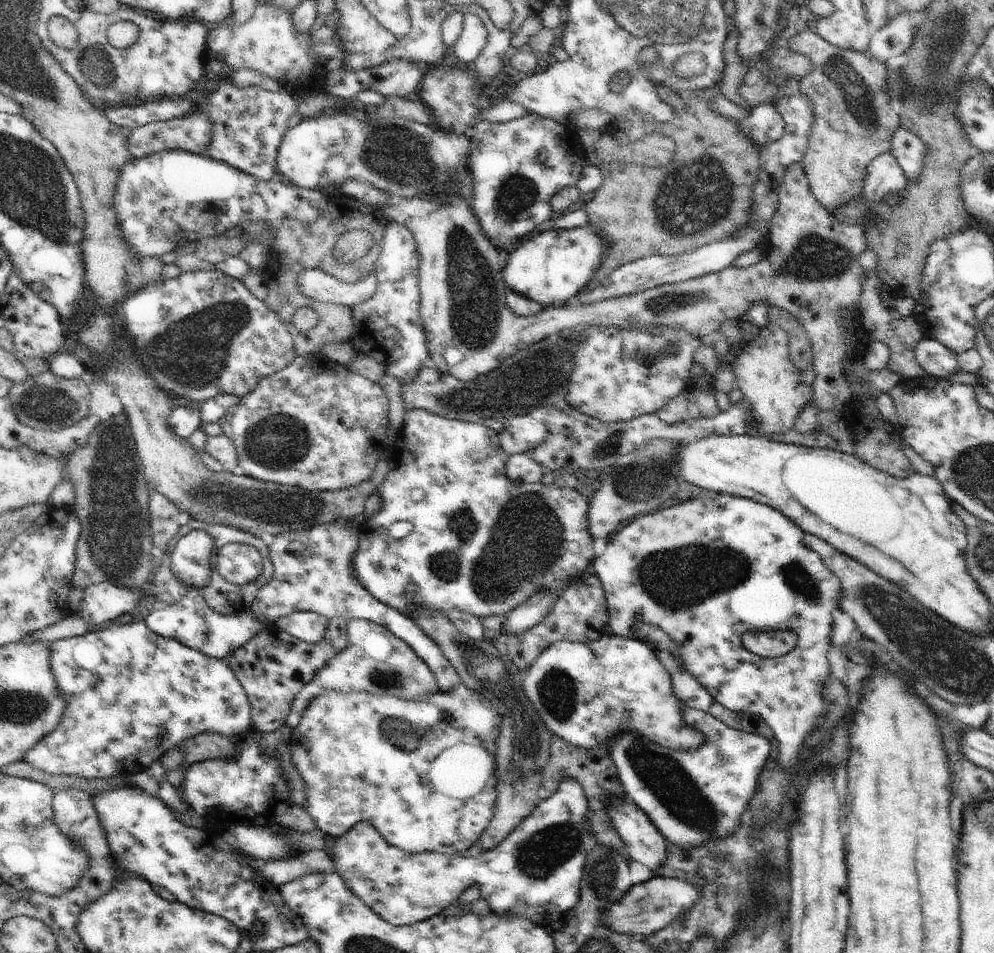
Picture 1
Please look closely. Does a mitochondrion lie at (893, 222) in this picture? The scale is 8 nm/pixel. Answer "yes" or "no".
no

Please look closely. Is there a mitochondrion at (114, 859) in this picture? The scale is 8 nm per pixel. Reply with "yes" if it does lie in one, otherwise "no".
no

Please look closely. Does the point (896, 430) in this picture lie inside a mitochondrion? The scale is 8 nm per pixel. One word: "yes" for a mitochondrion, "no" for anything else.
no

